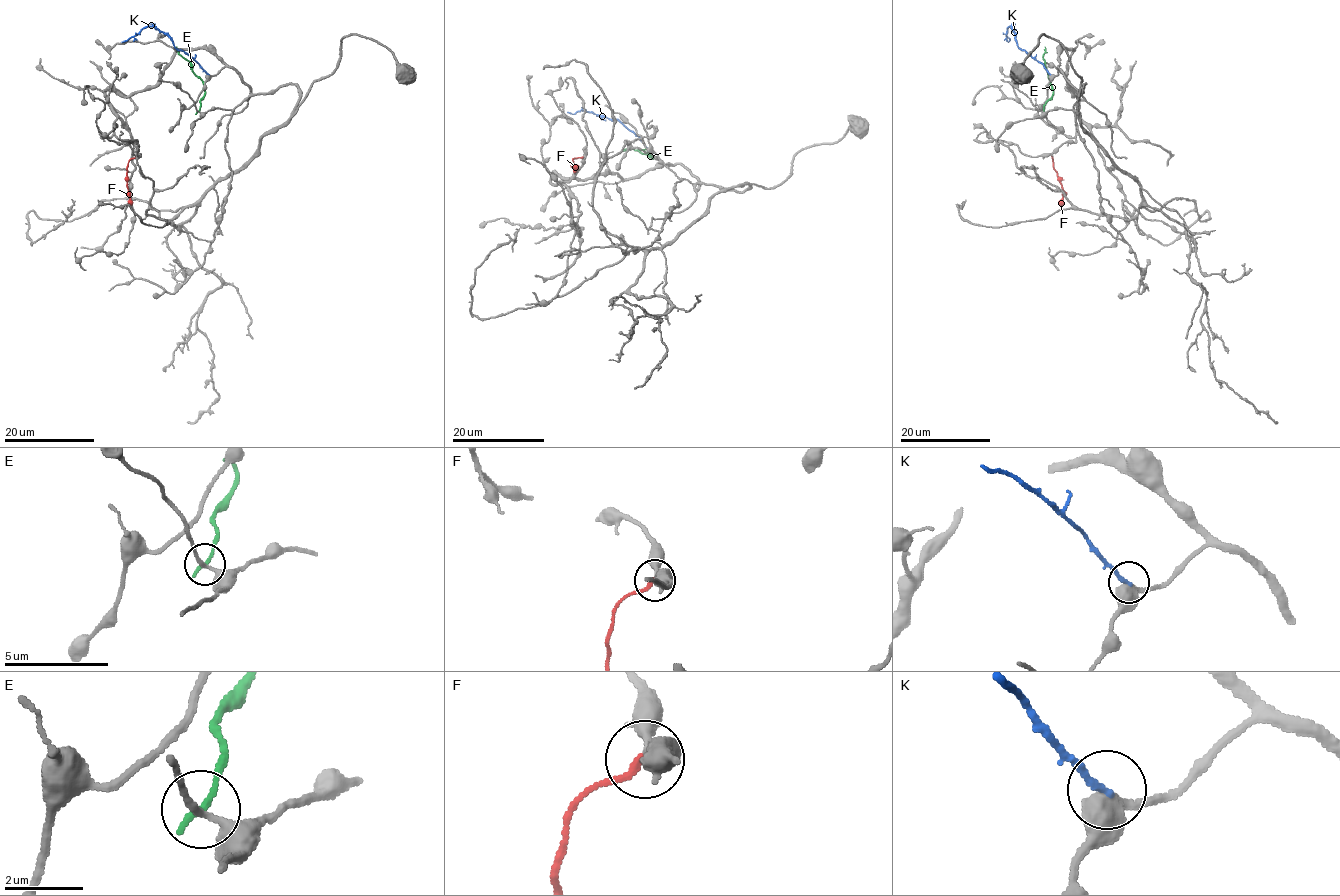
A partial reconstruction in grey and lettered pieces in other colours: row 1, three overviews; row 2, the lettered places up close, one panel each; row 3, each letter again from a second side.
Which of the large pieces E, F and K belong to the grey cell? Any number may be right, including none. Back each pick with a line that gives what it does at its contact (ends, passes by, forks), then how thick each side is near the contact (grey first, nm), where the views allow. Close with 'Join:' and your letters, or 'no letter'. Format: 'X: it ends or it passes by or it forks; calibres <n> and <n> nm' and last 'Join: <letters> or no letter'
F: it ends; calibres 300 and 180 nm
Join: F

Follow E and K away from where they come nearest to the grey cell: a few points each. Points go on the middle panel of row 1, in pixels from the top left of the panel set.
E: (645, 149), (652, 158), (633, 148), (622, 150)
K: (656, 156), (620, 121), (589, 112), (567, 112)

